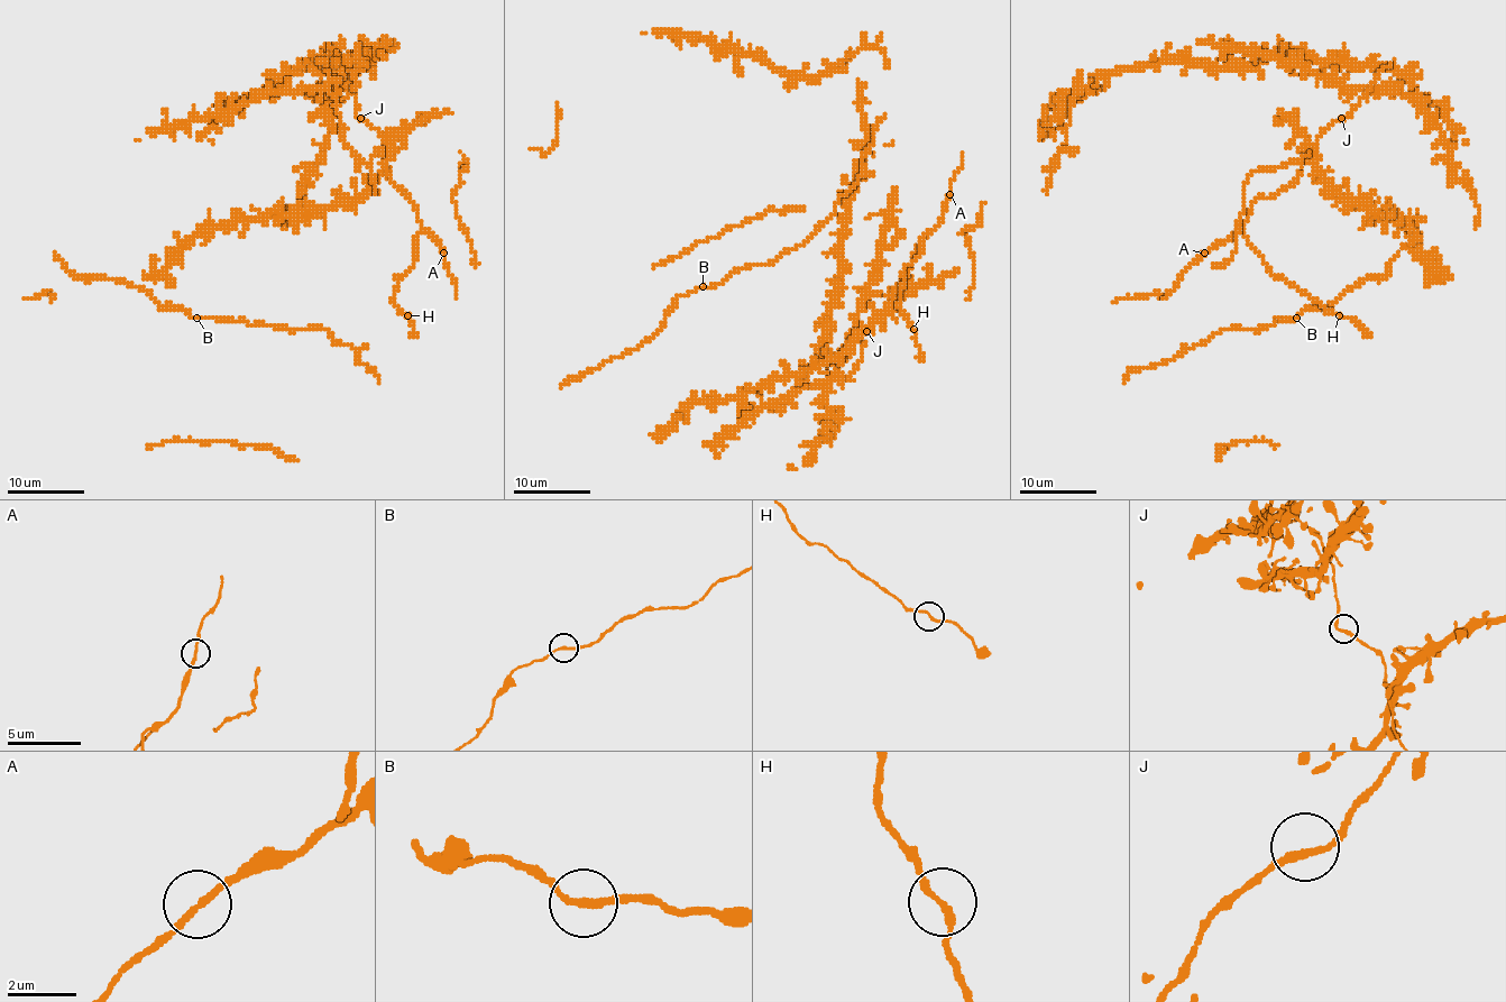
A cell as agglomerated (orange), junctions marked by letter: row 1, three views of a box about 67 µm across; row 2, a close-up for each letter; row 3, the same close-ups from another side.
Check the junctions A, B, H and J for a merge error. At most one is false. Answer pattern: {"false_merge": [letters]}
{"false_merge": []}

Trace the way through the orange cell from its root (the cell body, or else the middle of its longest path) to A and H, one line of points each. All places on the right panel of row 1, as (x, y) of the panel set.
A: (1341, 120), (1318, 137), (1301, 174), (1289, 187), (1258, 199), (1250, 207), (1245, 226), (1204, 253)
H: (1341, 120), (1318, 137), (1296, 180), (1258, 199), (1245, 224), (1248, 245), (1272, 274), (1339, 314)

